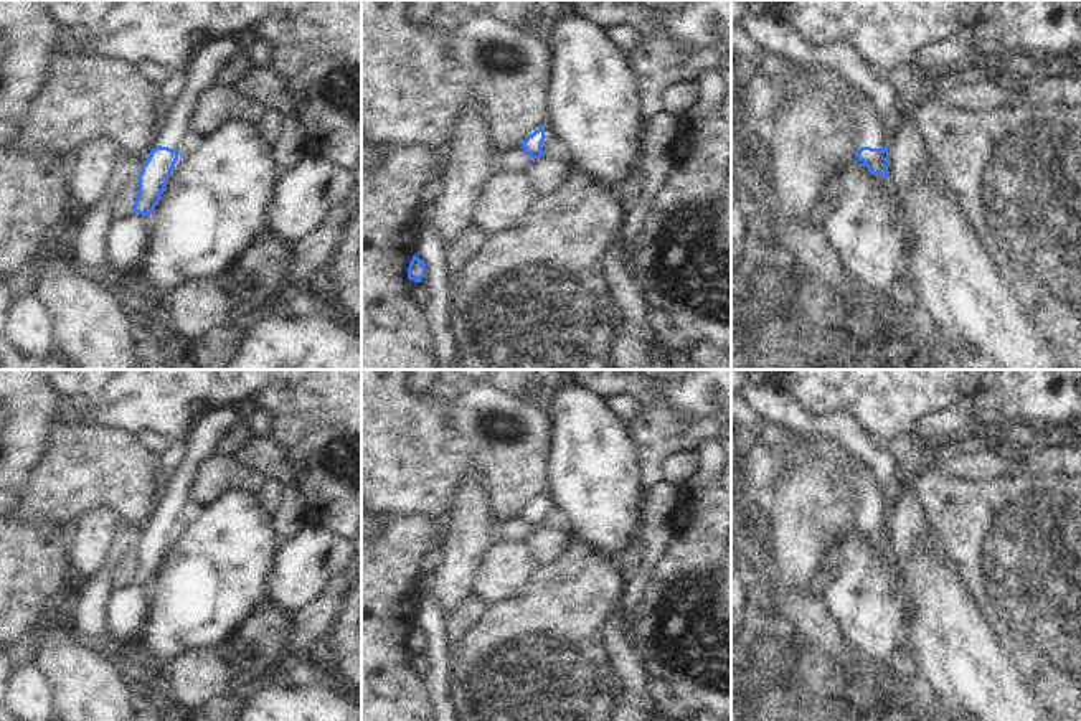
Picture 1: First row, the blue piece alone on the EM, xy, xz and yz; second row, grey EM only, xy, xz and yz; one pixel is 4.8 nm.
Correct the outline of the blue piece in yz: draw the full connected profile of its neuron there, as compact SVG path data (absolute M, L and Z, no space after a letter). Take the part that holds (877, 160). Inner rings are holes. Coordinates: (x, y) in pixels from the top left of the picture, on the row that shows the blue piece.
M852 87L842 96L842 102L853 119L860 150L857 160L863 162L870 173L888 177L890 135L883 125L873 101L860 87Z

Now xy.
M208 38L201 48L191 53L190 61L183 69L186 82L178 99L170 106L165 124L158 134L160 145L150 152L142 165L134 213L150 216L158 205L178 160L178 145L183 135L190 132L188 119L196 99L208 87L215 86L218 74L239 48L239 38Z

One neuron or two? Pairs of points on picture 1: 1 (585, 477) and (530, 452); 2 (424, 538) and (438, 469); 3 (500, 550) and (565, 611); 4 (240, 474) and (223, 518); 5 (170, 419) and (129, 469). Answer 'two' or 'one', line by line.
1: two
2: two
3: two
4: two
5: two

